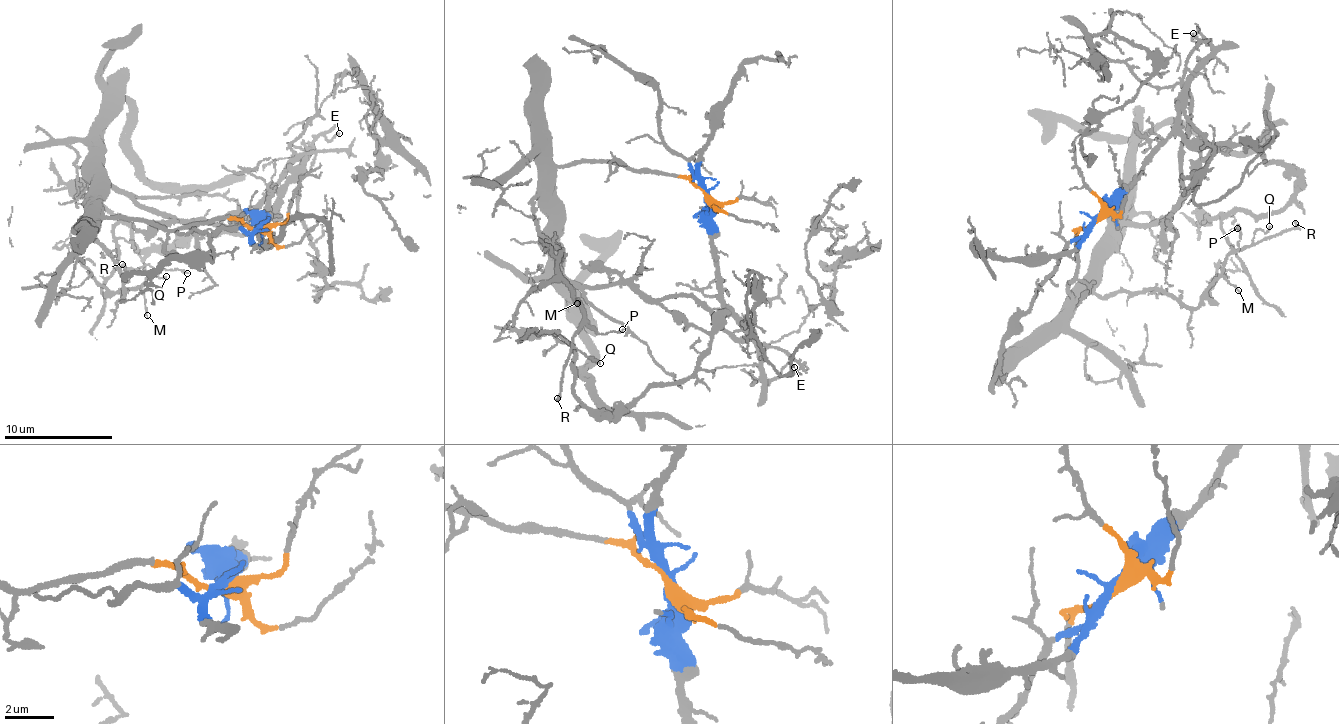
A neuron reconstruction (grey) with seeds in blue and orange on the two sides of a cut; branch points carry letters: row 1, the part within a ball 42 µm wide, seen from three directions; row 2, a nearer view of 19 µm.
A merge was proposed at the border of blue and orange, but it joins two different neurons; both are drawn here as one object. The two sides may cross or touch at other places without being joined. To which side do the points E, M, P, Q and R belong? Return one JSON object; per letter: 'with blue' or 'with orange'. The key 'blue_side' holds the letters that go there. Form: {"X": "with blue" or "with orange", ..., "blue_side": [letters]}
{"E": "with blue", "M": "with orange", "P": "with orange", "Q": "with orange", "R": "with orange", "blue_side": ["E"]}

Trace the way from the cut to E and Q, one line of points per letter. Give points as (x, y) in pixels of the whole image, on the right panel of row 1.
E: (1097, 218), (1164, 142), (1178, 116), (1192, 72), (1211, 51), (1204, 38), (1198, 43), (1194, 34)
Q: (1097, 218), (1078, 232), (1071, 298), (1171, 294), (1195, 307), (1228, 256), (1269, 225)

